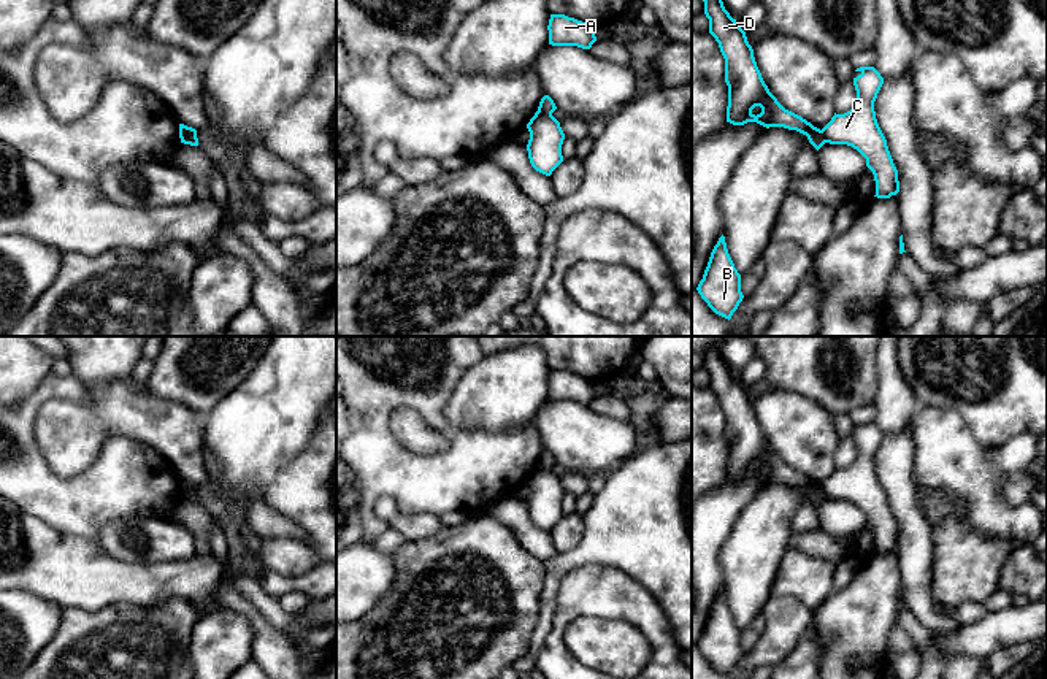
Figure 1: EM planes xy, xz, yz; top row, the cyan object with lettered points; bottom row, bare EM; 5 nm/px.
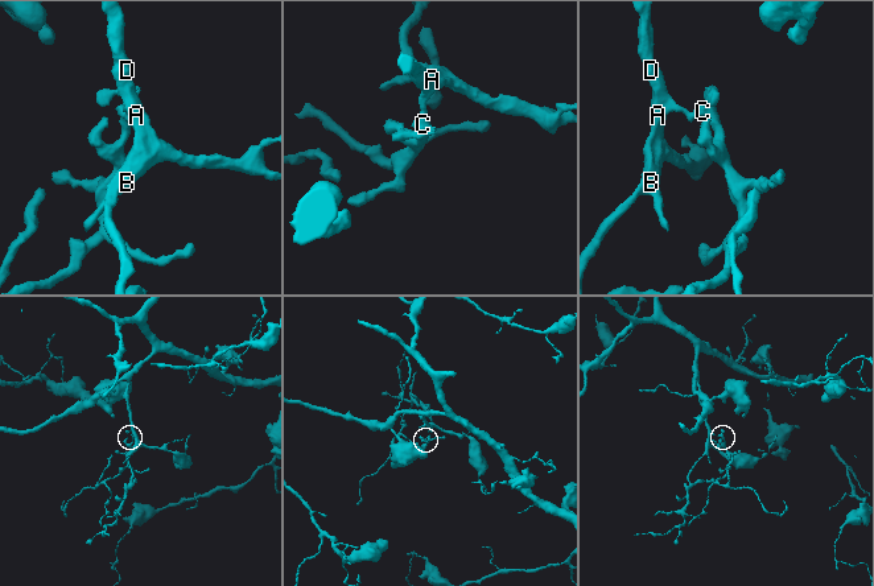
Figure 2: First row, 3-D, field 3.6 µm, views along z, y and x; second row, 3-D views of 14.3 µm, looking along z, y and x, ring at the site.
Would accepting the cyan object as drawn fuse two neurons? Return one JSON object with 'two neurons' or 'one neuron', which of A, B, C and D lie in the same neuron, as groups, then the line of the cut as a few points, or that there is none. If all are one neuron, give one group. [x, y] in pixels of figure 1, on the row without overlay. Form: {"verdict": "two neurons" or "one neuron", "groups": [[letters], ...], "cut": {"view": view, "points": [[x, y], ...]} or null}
{"verdict": "two neurons", "groups": [["A", "B", "D"], ["C"]], "cut": {"view": "xz", "points": [[536, 467], [551, 470]]}}

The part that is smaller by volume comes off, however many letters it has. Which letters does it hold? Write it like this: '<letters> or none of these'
C

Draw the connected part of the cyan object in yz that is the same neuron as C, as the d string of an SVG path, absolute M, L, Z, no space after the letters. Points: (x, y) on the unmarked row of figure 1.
M860 422L855 427L860 428L853 433L857 458L844 470L834 468L831 476L822 484L823 493L830 500L847 500L857 504L874 530L874 552L890 554L899 547L898 525L874 466L874 457L884 433L874 422Z

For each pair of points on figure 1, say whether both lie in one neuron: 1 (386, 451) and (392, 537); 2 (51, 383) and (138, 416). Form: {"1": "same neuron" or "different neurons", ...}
{"1": "different neurons", "2": "different neurons"}

